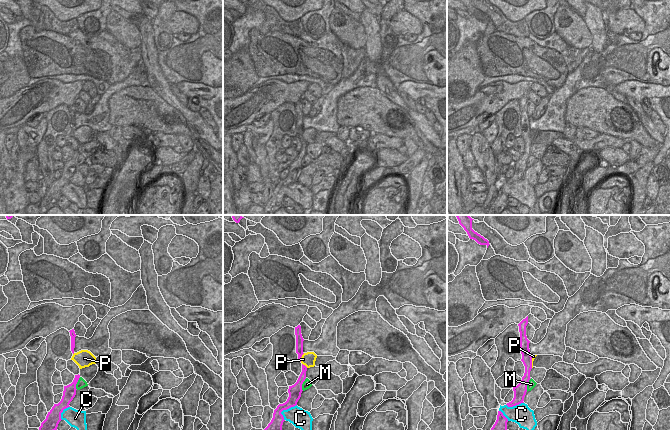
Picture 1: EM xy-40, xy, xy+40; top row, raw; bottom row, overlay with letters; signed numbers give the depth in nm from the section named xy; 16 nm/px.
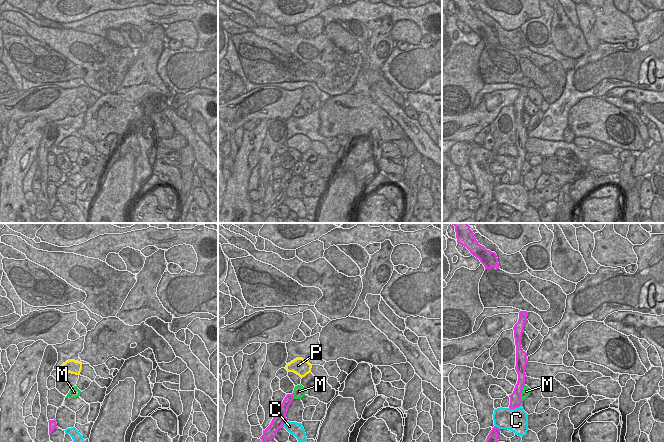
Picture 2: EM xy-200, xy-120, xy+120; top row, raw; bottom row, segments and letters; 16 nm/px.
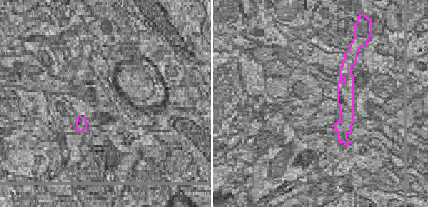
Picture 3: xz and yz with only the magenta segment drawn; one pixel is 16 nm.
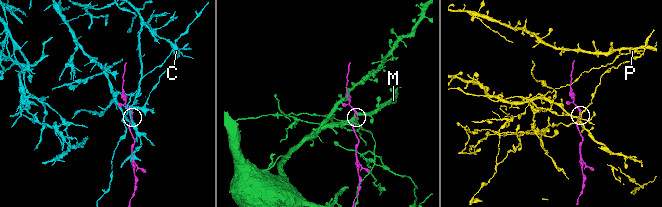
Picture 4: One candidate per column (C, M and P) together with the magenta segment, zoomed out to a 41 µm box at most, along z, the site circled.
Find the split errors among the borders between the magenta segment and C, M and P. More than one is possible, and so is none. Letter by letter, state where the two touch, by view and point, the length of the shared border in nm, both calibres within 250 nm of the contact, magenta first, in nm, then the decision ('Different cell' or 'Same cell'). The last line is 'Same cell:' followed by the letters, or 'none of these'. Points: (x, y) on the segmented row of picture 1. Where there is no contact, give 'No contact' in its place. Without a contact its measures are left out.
C: Touches magenta at xy (284, 409). Shared border 340 nm. Thickness 190 nm (magenta) against 300 nm. Different cell
M: Touches magenta at xy+40 (526, 385). Shared border 240 nm. Thickness 200 nm (magenta) against 130 nm. Different cell
P: Touches magenta at xy (301, 356). Shared border 160 nm. Thickness 130 nm (magenta) against 240 nm. Different cell
Same cell: none of these.

